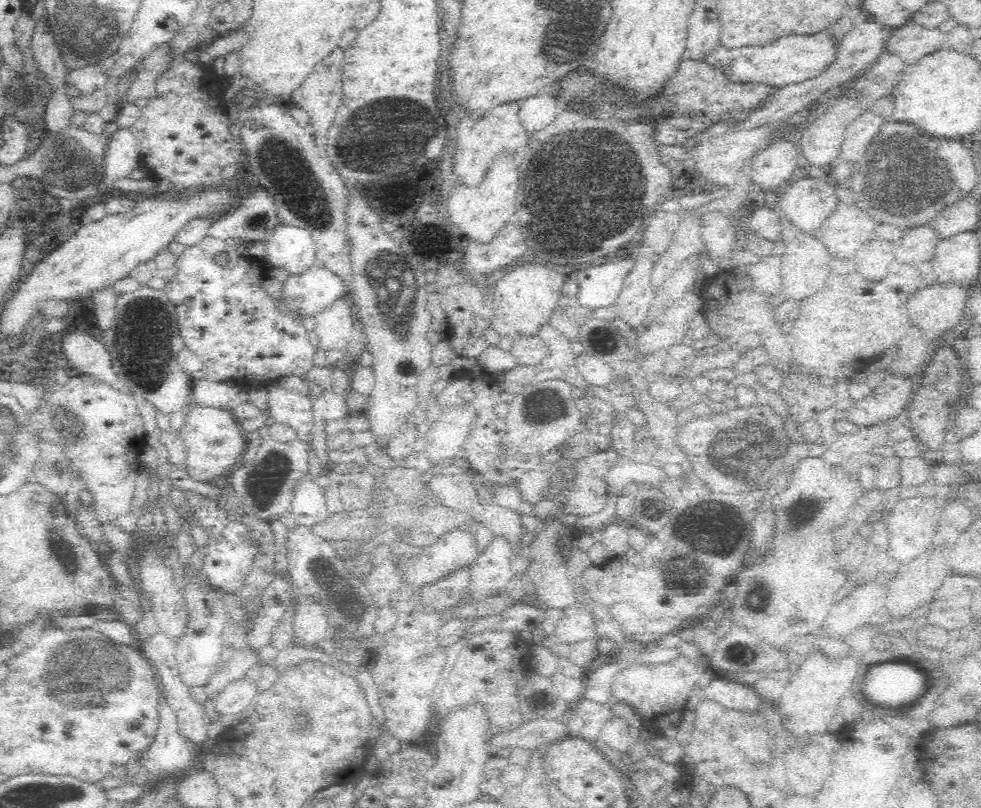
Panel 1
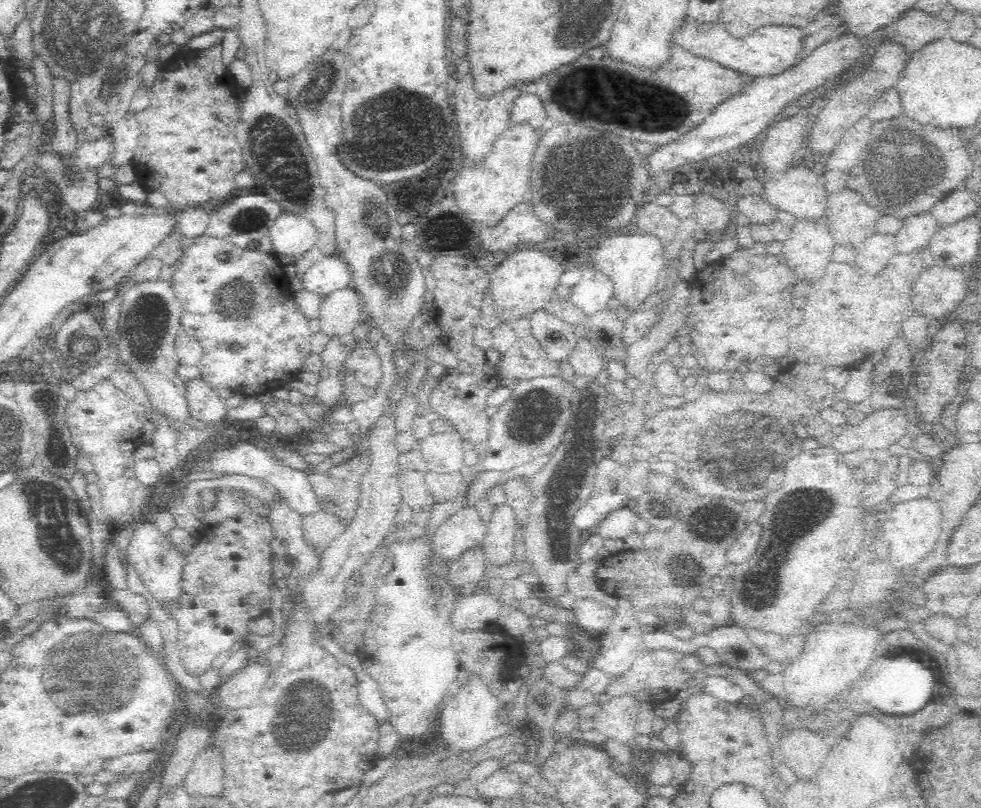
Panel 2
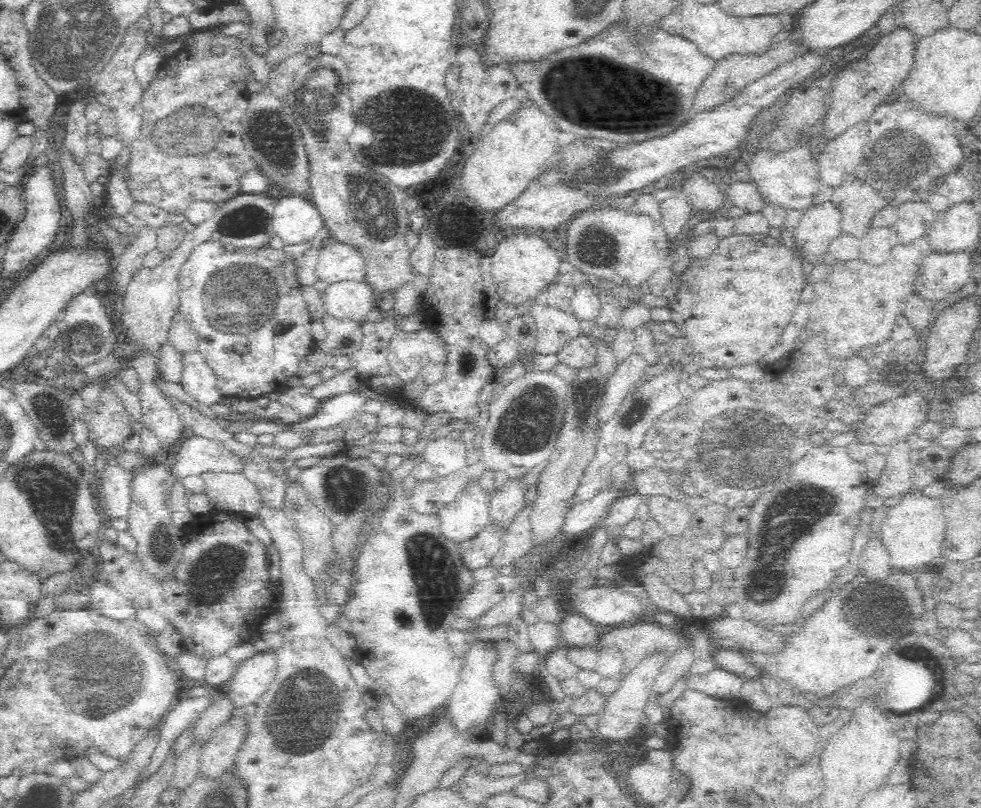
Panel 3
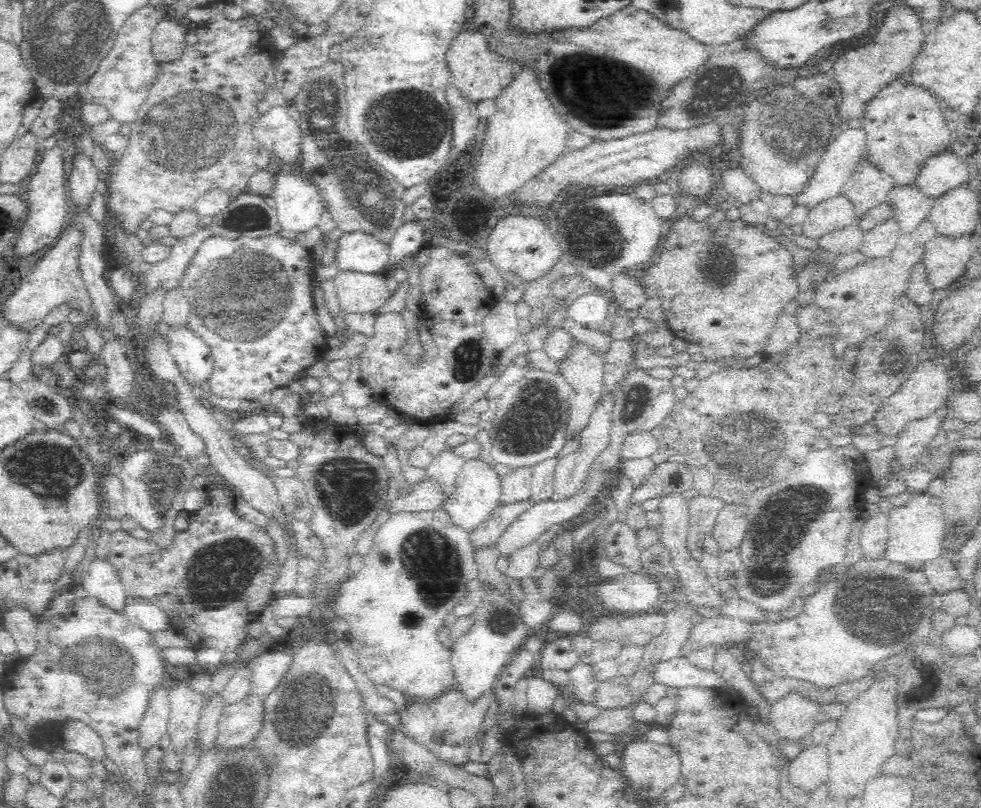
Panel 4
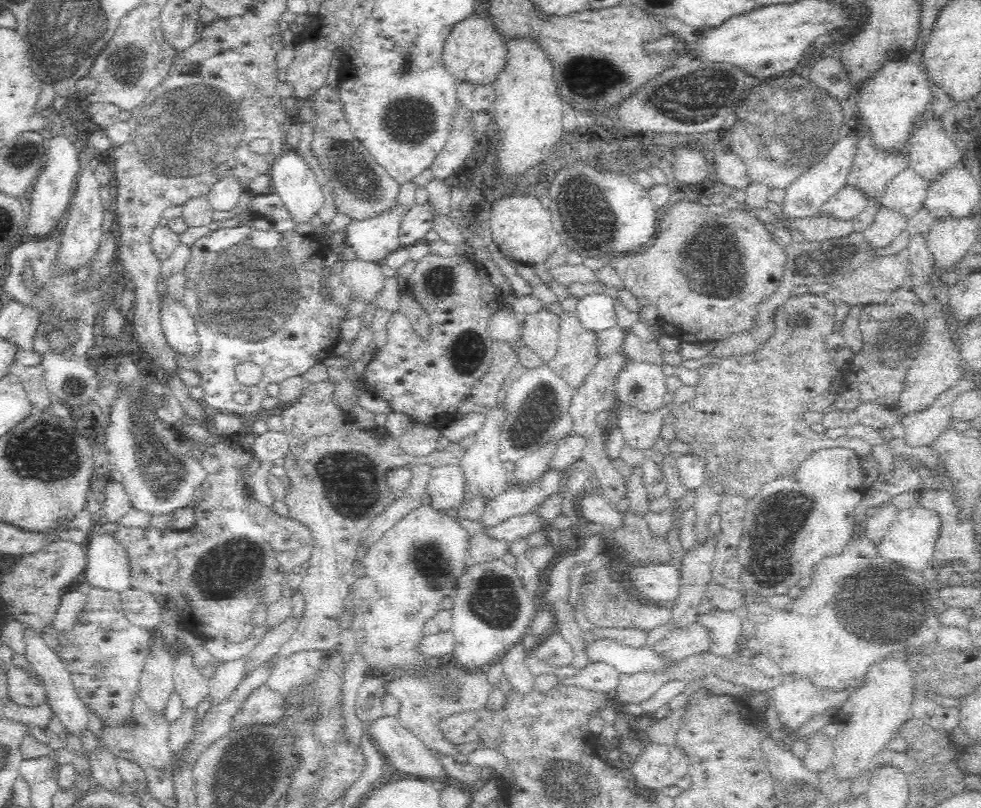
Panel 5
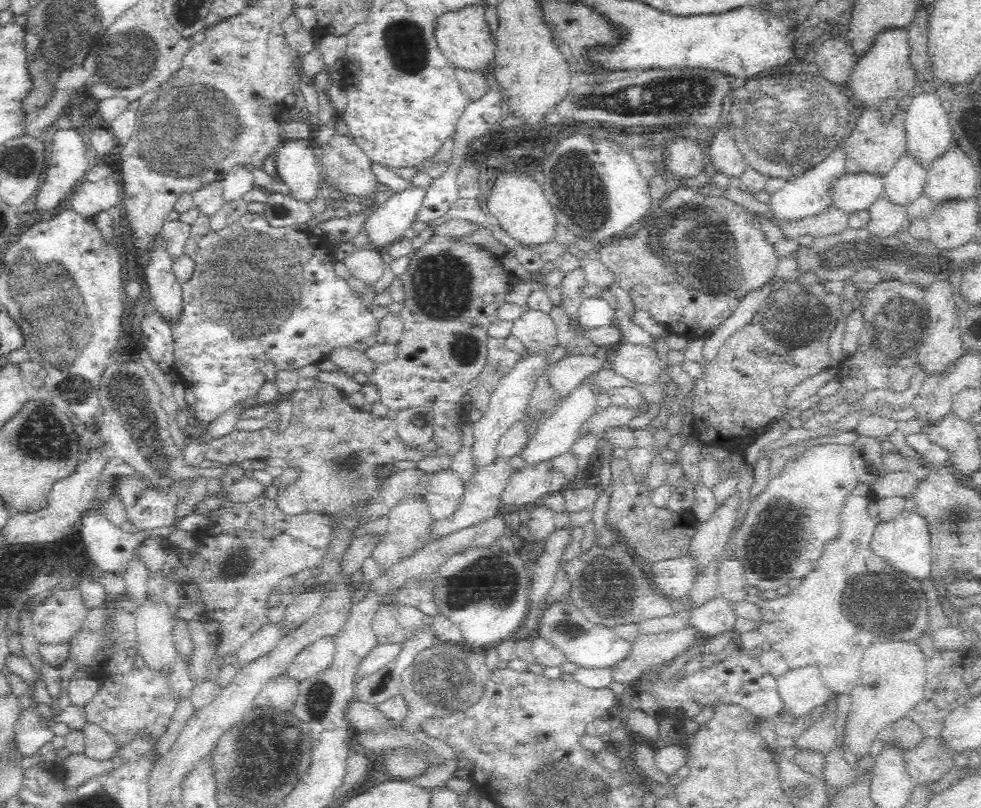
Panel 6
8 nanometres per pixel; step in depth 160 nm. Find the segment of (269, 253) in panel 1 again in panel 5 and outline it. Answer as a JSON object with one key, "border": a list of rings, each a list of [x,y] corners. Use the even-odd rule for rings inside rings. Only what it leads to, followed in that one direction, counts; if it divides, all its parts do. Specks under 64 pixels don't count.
{"border":[[[285,149],[282,156],[279,156],[270,168],[269,176],[273,193],[276,194],[284,204],[285,211],[288,212],[288,218],[294,224],[306,224],[316,216],[325,202],[323,196],[324,187],[318,184],[316,176],[304,162],[303,158],[291,149]]]}

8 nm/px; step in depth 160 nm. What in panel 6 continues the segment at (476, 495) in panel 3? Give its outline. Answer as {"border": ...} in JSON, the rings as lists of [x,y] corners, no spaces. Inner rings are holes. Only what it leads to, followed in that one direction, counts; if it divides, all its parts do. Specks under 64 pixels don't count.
{"border":[[[530,354],[520,357],[508,376],[503,376],[492,391],[492,396],[482,417],[472,426],[473,444],[470,447],[470,461],[473,463],[475,474],[486,470],[486,468],[490,470],[496,464],[499,458],[497,456],[497,444],[500,442],[502,435],[508,430],[509,426],[512,426],[516,420],[520,420],[524,416],[524,408],[528,404],[528,378],[534,372],[538,372],[547,359],[546,357],[535,357]]]}

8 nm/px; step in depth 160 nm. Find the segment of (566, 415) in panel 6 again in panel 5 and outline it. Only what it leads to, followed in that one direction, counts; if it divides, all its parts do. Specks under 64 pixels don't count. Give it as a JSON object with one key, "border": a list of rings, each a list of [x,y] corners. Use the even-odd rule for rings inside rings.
{"border":[[[548,443],[540,452],[533,452],[514,463],[514,471],[509,474],[509,486],[520,489],[530,488],[546,473],[547,463],[556,444]]]}

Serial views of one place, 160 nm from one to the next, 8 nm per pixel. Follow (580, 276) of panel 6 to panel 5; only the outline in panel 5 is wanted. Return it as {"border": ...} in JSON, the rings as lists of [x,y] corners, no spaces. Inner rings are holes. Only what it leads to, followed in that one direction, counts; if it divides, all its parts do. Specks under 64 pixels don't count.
{"border":[[[574,313],[560,315],[561,329],[559,330],[559,351],[552,360],[546,362],[549,367],[560,374],[574,390],[582,388],[592,369],[598,364],[601,354],[598,352],[596,334],[585,329]]]}

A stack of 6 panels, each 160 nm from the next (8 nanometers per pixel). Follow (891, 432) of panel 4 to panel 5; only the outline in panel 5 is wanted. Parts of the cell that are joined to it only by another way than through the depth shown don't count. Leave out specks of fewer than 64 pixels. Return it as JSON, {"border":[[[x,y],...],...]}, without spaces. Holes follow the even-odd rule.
{"border":[[[932,300],[928,307],[928,314],[934,314],[934,316],[928,316],[930,318],[930,322],[928,322],[928,344],[924,344],[924,348],[920,350],[918,358],[914,360],[912,368],[908,370],[902,392],[896,396],[896,402],[889,407],[892,414],[896,416],[896,424],[900,423],[906,416],[928,410],[942,392],[956,386],[956,382],[962,378],[958,352],[948,338],[949,330],[946,330],[947,321],[946,316],[944,316],[946,309],[940,307],[937,300]]]}

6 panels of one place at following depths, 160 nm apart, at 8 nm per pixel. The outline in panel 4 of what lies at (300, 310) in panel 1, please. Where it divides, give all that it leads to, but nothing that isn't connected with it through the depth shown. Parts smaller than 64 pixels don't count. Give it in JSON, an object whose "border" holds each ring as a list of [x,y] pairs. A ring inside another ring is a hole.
{"border":[[[343,234],[338,239],[332,269],[339,272],[360,272],[364,274],[382,274],[389,255],[373,240],[372,236],[361,234]]]}

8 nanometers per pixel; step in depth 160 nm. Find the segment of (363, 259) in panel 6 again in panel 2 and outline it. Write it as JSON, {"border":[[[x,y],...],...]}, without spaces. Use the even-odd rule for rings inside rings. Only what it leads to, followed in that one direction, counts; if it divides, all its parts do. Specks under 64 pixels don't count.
{"border":[[[336,290],[320,304],[320,320],[317,330],[328,340],[344,338],[354,334],[354,328],[365,321],[360,302],[354,290]]]}

